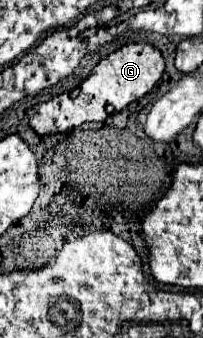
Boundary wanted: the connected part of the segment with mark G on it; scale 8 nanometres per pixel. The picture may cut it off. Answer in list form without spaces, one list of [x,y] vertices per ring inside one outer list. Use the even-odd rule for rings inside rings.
[[[147,43],[123,45],[121,49],[117,49],[109,57],[105,57],[93,69],[93,73],[81,83],[77,99],[59,95],[47,103],[39,103],[33,109],[29,109],[27,111],[29,125],[37,135],[45,137],[45,135],[55,135],[55,133],[65,133],[67,129],[83,125],[87,121],[105,121],[107,105],[113,105],[115,111],[125,109],[129,103],[133,103],[133,101],[141,99],[145,93],[149,93],[155,87],[155,83],[161,79],[163,71],[165,71],[163,57],[161,57],[159,49],[155,49],[153,45],[147,45]]]

